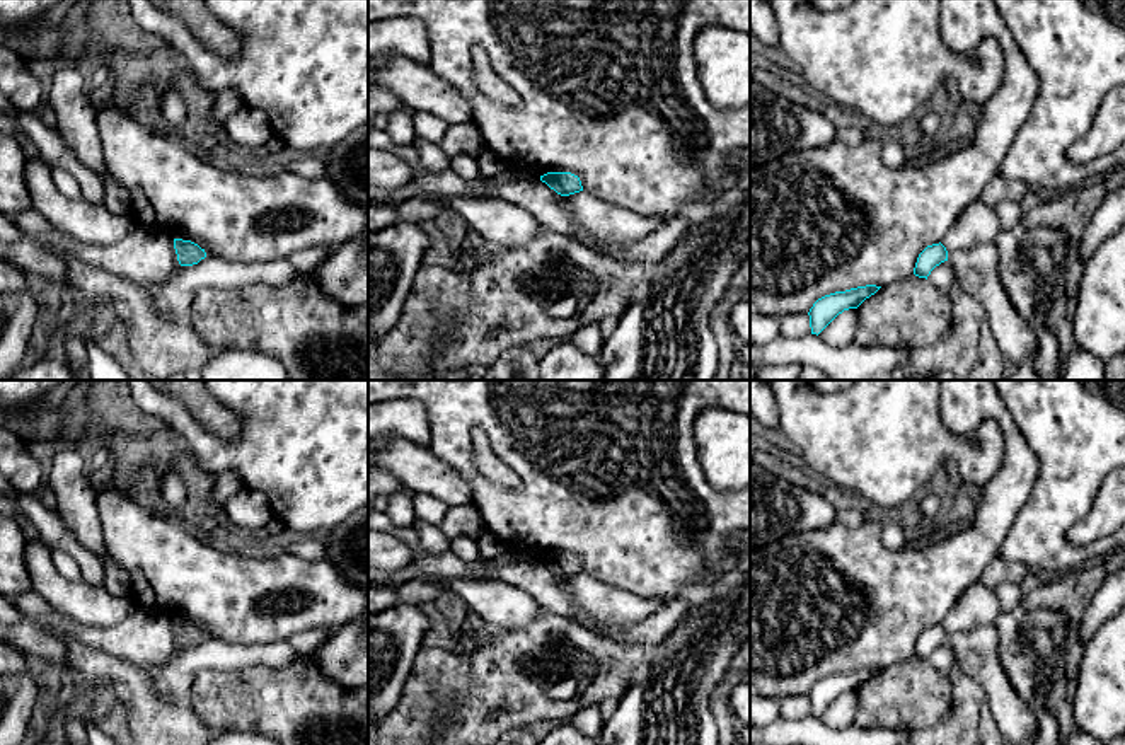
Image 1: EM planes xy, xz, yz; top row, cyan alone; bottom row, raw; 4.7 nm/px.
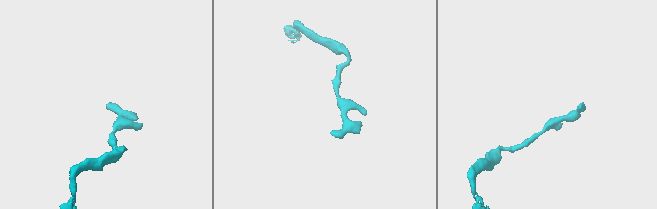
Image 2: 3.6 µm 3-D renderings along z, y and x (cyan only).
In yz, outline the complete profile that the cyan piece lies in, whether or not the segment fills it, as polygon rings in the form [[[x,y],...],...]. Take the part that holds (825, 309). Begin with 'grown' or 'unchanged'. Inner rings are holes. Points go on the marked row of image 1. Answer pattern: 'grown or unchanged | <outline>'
unchanged | [[[866,285],[818,298],[808,312],[811,334],[818,336],[839,314],[849,309],[857,309],[880,288],[881,286],[876,285]]]

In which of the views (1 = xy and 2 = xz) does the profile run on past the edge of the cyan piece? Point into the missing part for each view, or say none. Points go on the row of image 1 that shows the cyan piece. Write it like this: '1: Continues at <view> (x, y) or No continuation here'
1: No continuation here
2: No continuation here

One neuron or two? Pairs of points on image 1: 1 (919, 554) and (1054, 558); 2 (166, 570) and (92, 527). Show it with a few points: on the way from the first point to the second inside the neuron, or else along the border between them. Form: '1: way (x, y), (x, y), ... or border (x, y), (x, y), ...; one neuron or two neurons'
1: border (1015, 519), (998, 556); two neurons
2: border (94, 496), (104, 546), (125, 568); two neurons

